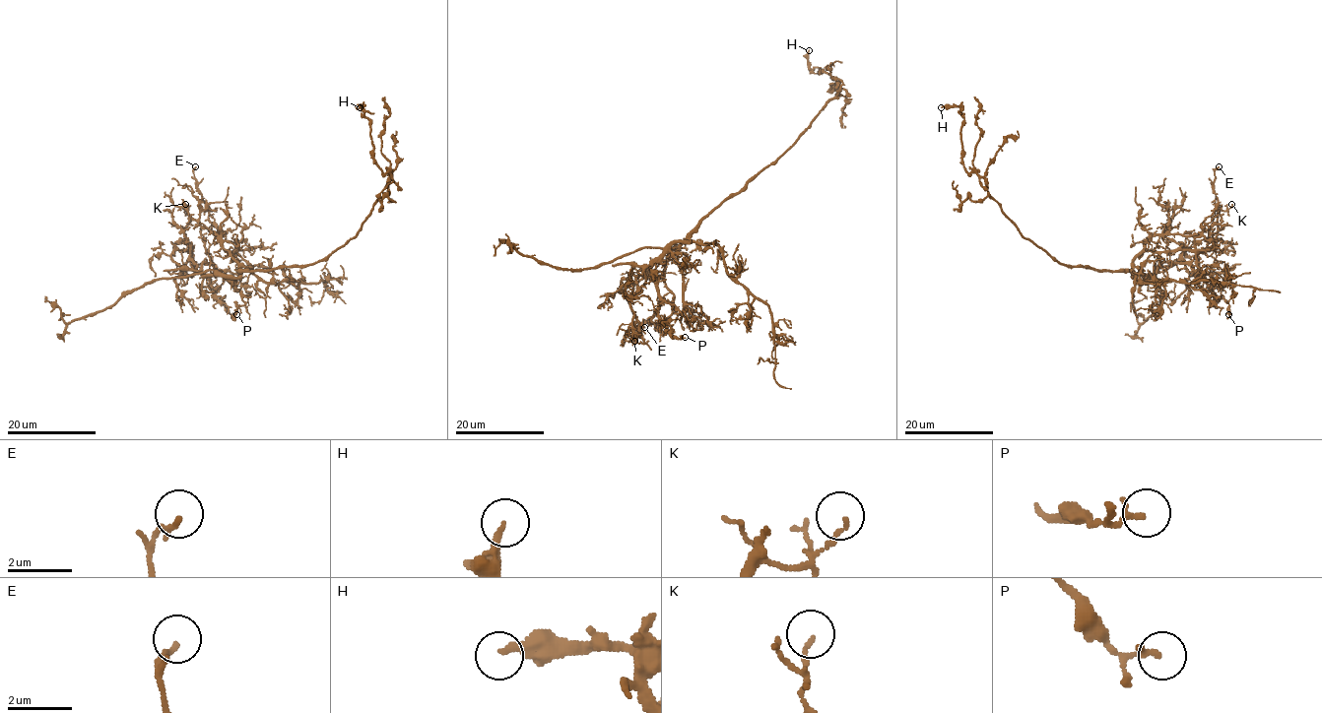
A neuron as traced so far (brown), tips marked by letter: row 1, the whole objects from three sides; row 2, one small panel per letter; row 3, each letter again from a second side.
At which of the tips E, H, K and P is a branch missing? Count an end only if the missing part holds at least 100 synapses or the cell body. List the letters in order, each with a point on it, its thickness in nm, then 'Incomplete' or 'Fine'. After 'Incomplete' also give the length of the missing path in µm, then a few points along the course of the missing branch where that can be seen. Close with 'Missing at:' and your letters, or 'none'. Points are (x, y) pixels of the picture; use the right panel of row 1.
E: Place: (1219, 166). Thickness 160 nm. Fine
H: Place: (941, 107). Thickness 240 nm. Fine
K: Place: (1231, 204). Thickness 110 nm. Fine
P: Place: (1228, 314). Thickness 170 nm. Fine
Missing at: none

